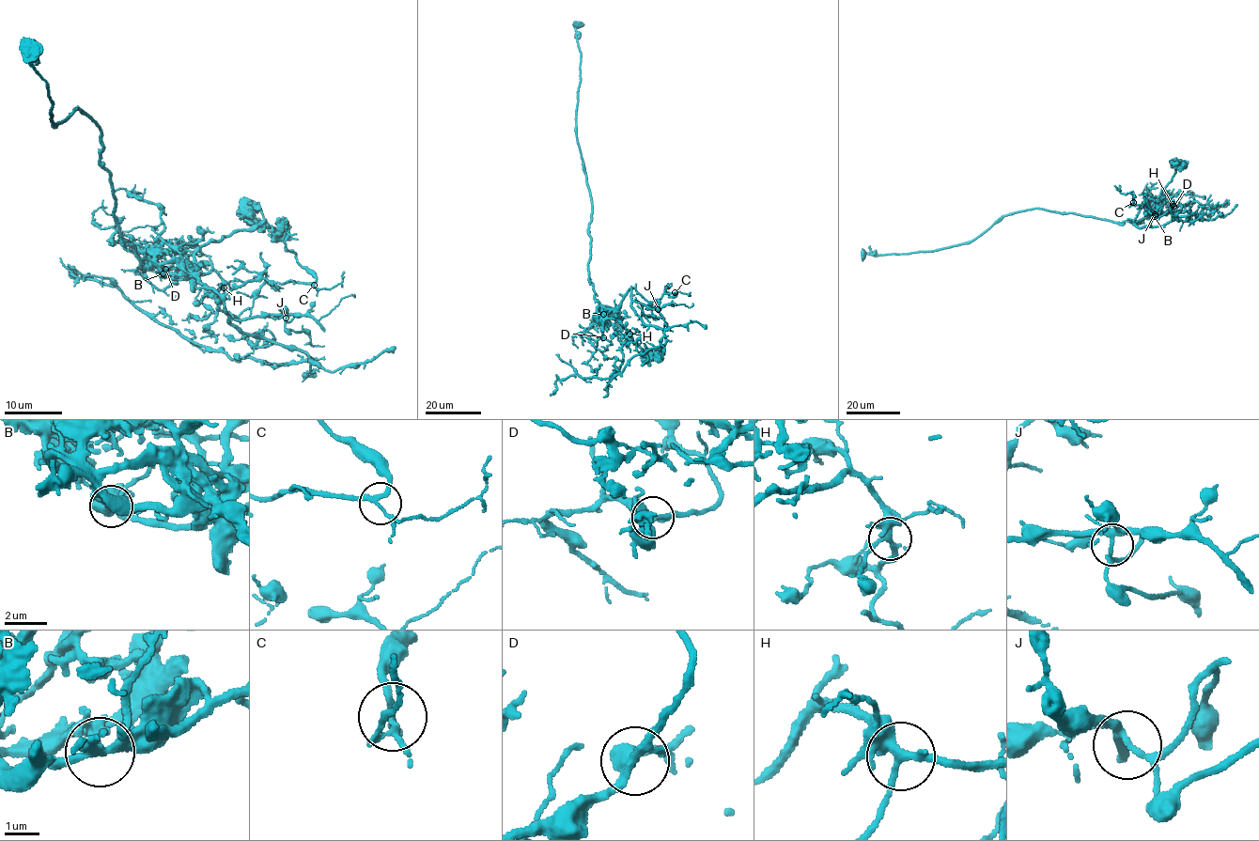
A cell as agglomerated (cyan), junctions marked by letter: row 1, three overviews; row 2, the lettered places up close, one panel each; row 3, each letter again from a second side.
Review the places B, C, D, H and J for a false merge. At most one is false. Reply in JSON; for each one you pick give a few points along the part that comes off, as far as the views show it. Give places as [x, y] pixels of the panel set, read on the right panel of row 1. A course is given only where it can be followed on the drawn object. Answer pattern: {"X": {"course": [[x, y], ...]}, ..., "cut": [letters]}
{"B": {"course": [[1155, 216], [1135, 225], [1190, 214], [1211, 220], [1222, 214], [1210, 208], [1226, 199]]}, "cut": ["B"]}

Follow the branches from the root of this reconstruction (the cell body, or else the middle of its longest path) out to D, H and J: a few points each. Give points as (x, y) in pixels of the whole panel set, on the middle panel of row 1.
D: (595, 291), (595, 299), (603, 312), (603, 337)
H: (595, 291), (595, 298), (613, 311), (629, 334)
J: (595, 291), (595, 298), (607, 308), (619, 306), (629, 288), (632, 300), (658, 309)

